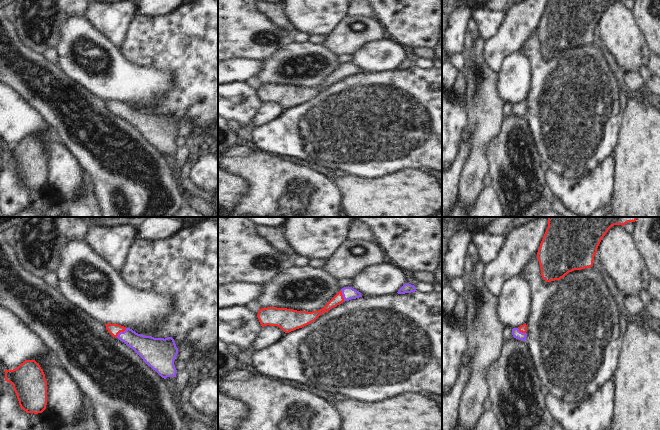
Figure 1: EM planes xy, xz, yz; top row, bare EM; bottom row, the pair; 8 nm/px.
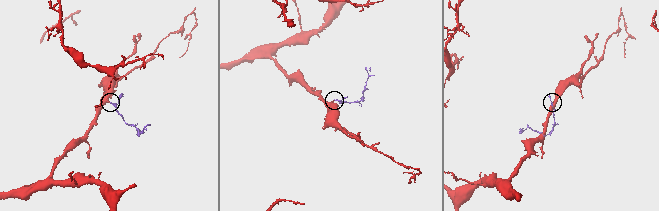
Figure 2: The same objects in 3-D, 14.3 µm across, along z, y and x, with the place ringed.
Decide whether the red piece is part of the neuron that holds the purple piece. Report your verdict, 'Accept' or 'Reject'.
Accept

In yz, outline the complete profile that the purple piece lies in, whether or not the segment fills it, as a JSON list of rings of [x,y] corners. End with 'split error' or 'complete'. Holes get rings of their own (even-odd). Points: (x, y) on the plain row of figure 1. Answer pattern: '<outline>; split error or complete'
[[[526,99],[521,101],[518,104],[513,104],[512,105],[513,113],[516,114],[516,115],[522,116],[522,117],[526,116],[526,113],[527,113],[526,108],[527,108],[527,101],[526,101]]]; split error

